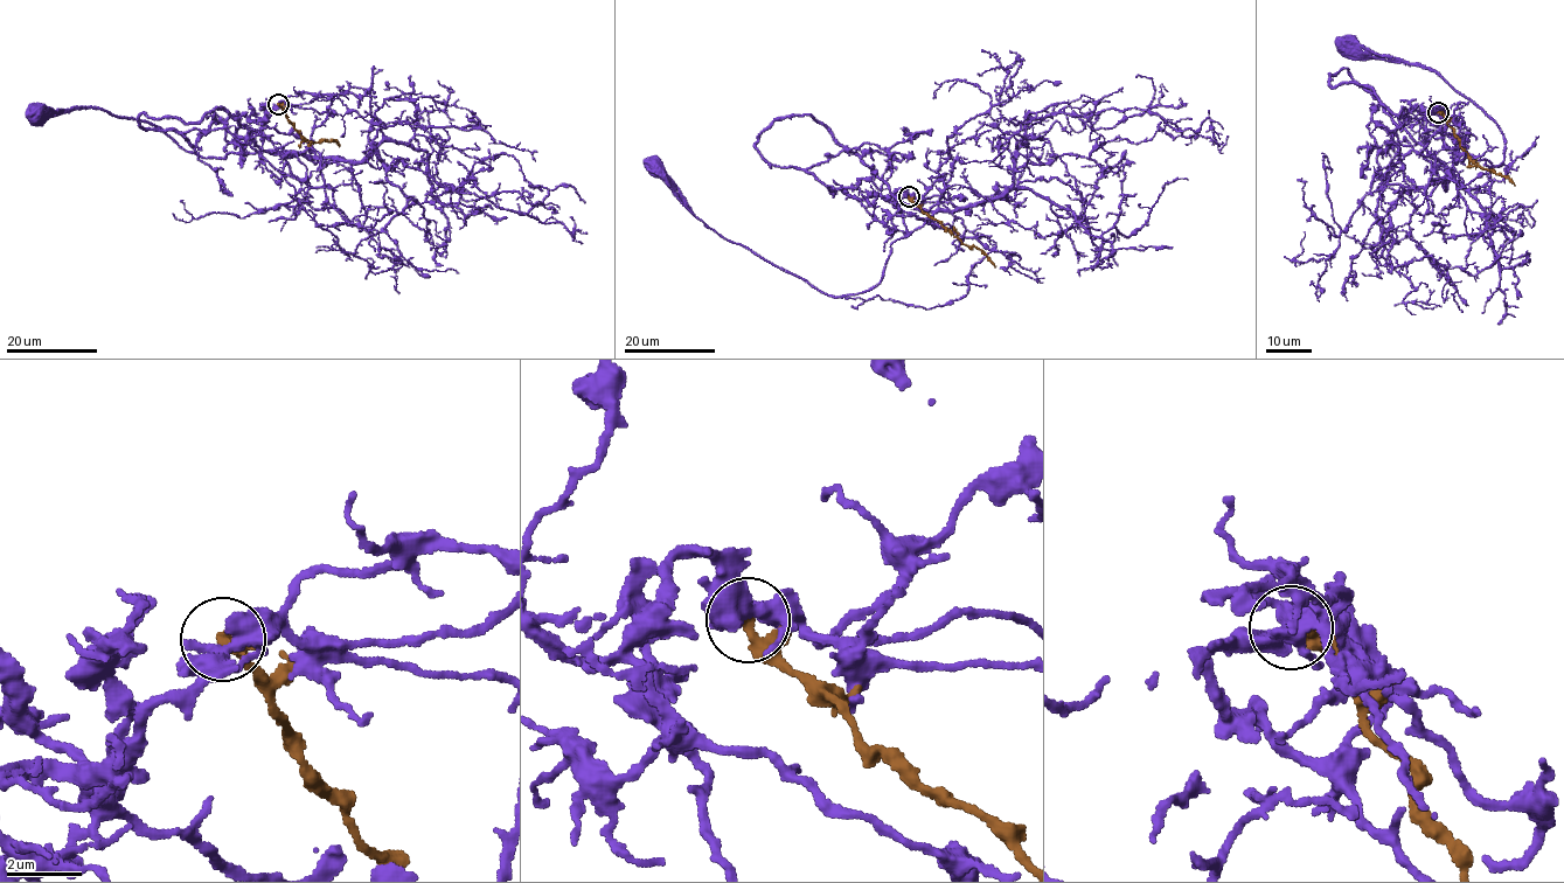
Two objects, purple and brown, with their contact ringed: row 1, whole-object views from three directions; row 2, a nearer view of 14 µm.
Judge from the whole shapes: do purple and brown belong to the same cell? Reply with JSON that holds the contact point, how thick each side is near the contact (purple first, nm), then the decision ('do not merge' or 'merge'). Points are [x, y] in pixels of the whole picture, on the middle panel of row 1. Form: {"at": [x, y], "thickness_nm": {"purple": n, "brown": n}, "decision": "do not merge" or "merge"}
{"at": [909, 196], "thickness_nm": {"purple": 480, "brown": 200}, "decision": "do not merge"}

